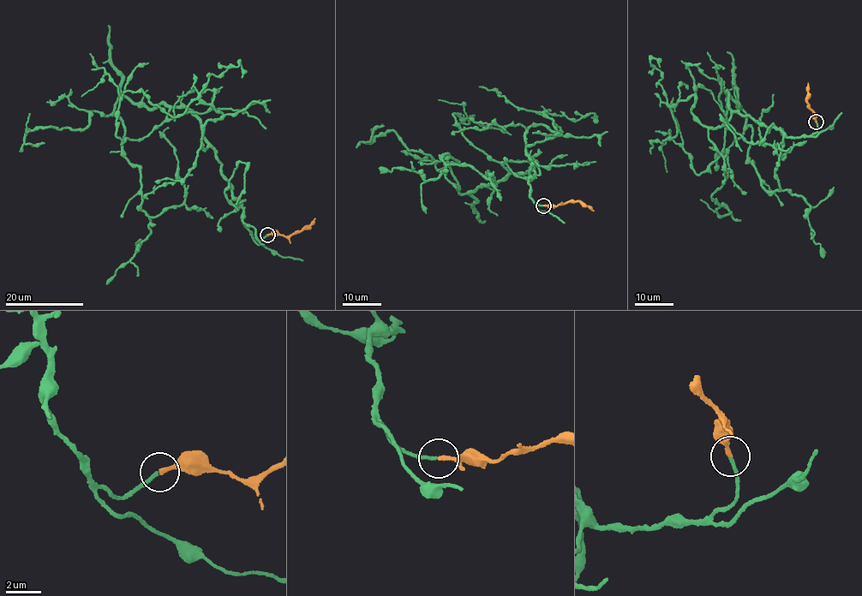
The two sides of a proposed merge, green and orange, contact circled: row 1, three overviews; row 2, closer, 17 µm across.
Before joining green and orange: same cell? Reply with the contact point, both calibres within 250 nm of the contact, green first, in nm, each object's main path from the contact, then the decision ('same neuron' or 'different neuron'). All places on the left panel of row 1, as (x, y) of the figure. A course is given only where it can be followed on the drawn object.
place (267, 235); calibres 170 and 220 nm; course green (267, 235), (245, 226), (201, 121), (120, 96), (141, 210), (184, 199), (169, 128); course orange (267, 235), (286, 236), (299, 232), (314, 218); same neuron

